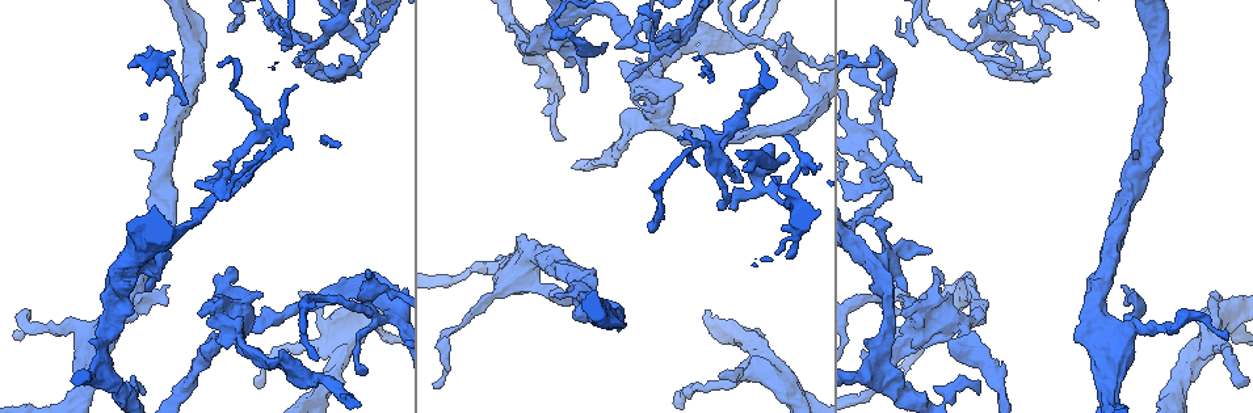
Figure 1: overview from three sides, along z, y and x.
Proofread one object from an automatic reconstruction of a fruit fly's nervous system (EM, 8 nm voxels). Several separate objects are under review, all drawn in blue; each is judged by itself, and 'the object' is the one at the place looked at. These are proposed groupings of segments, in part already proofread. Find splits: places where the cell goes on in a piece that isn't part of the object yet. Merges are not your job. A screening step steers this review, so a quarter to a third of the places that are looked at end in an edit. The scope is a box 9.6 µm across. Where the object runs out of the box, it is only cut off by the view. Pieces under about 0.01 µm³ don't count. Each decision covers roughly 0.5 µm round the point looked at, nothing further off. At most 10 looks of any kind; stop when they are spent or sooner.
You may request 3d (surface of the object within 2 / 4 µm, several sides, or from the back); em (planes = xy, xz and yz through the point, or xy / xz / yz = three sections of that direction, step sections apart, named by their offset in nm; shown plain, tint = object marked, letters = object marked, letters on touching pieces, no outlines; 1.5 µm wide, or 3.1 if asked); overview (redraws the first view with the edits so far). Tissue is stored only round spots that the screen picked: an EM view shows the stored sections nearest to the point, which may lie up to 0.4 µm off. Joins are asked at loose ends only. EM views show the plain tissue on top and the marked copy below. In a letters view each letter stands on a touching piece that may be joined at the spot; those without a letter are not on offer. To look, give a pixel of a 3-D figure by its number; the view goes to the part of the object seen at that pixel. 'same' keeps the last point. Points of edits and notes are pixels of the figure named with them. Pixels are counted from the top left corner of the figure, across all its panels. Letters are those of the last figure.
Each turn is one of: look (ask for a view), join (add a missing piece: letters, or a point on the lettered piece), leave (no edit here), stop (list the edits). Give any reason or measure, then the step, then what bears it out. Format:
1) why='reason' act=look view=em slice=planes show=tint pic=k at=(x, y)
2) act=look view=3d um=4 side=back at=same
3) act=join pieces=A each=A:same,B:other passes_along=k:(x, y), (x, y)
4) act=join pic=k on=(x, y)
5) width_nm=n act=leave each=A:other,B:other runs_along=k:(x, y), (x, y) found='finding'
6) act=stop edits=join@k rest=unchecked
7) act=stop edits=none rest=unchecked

why='end of a long branch' act=look view=3d um=2 pic=1 at=(434, 386)

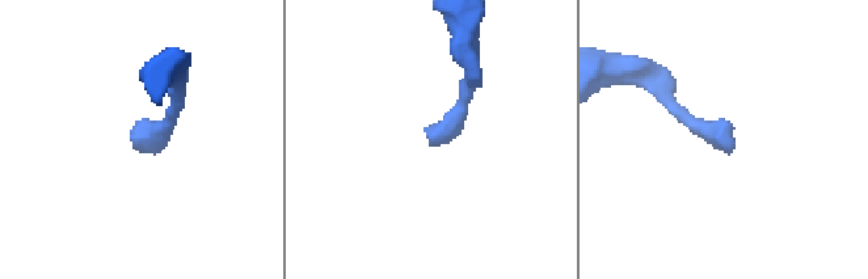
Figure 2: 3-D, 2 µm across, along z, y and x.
why='now the EM' act=look view=em slice=planes show=letters pic=2 at=(147, 151)

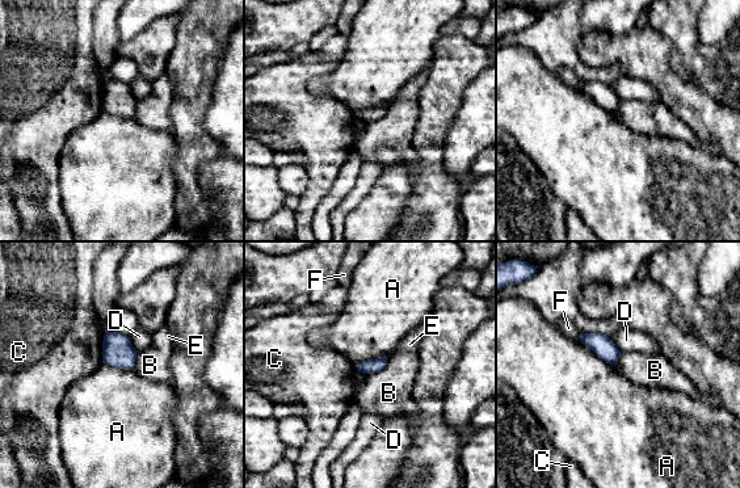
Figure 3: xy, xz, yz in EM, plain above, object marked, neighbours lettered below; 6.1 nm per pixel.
longest_contact=A:260nm act=leave each=A:other,B:other,C:other,D:other,E:other,F:other border=3:(580, 341), (613, 366) found='no lettered piece goes on from it'

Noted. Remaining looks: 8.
why='long arm stops here' act=look view=3d um=2 pic=1 at=(141, 391)

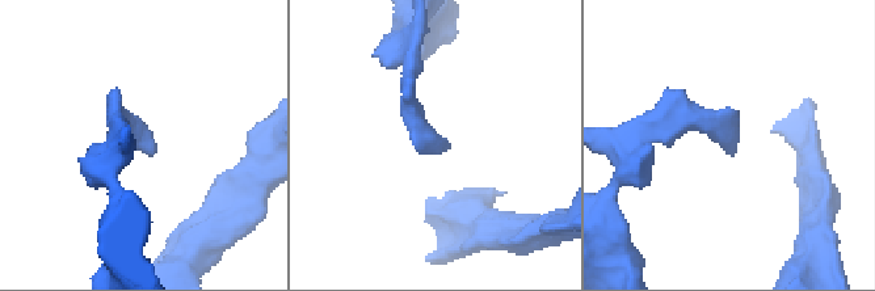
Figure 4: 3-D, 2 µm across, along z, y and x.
why='now the EM' act=look view=em slice=yz step=4 show=letters pic=4 at=(731, 148)

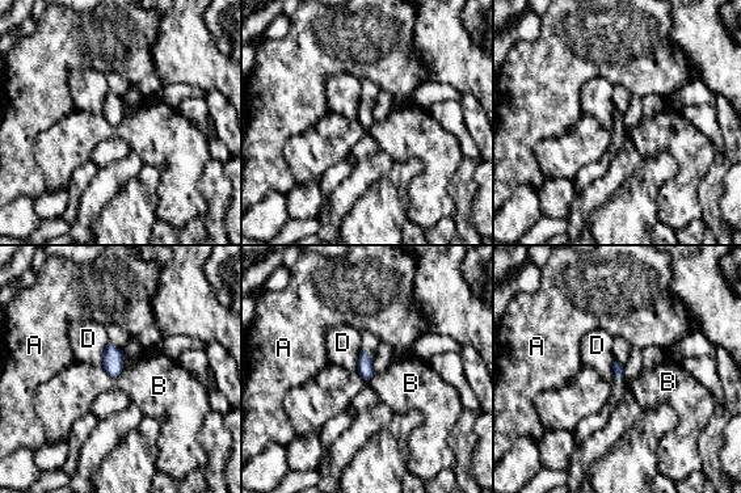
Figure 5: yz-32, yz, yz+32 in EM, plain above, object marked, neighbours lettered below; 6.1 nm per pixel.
why='cut it another way' act=look view=em slice=xz step=8 show=letters at=same

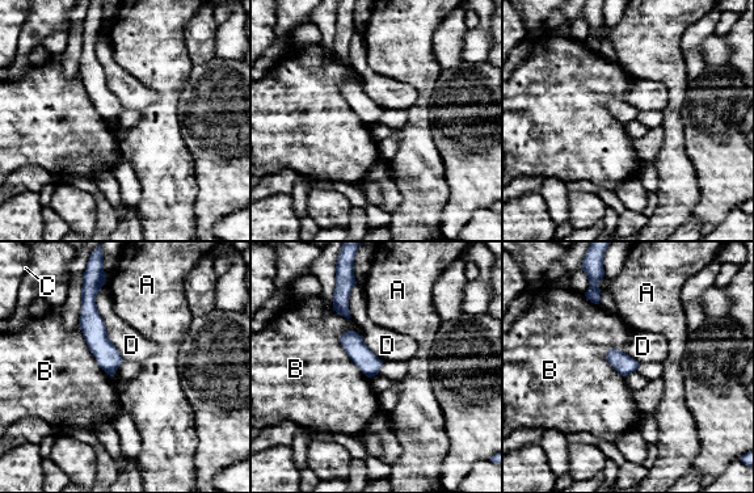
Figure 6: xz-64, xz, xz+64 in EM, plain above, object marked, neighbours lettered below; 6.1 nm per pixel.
width_nm=120 act=leave each=A:other,B:other,C:other,D:other found='no lettered piece goes on from it'

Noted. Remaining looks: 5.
why='branch stops here' act=look view=em slice=planes show=letters pic=1 at=(655, 97)

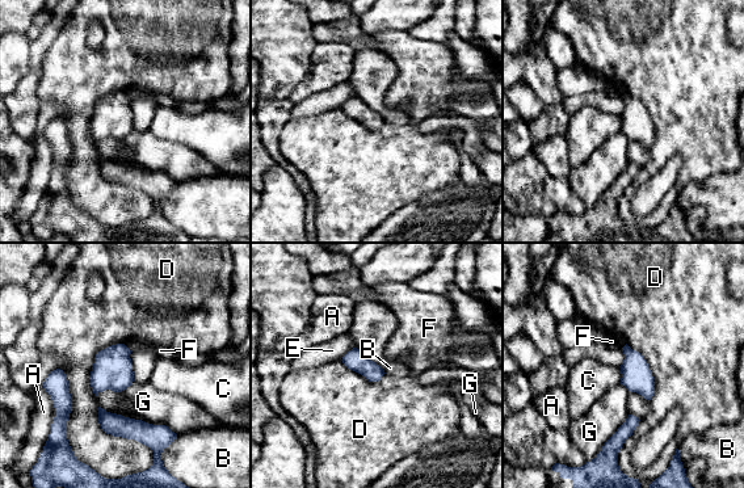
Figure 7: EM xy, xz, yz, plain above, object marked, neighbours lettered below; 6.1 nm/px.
act=leave each=A:other,B:other,C:other,D:other,E:other,F:other,G:other border=7:(130, 352), (134, 379) found='none of them fits'

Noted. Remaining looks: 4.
why='branch stops here' act=look view=em slice=planes show=letters pic=1 at=(511, 26)

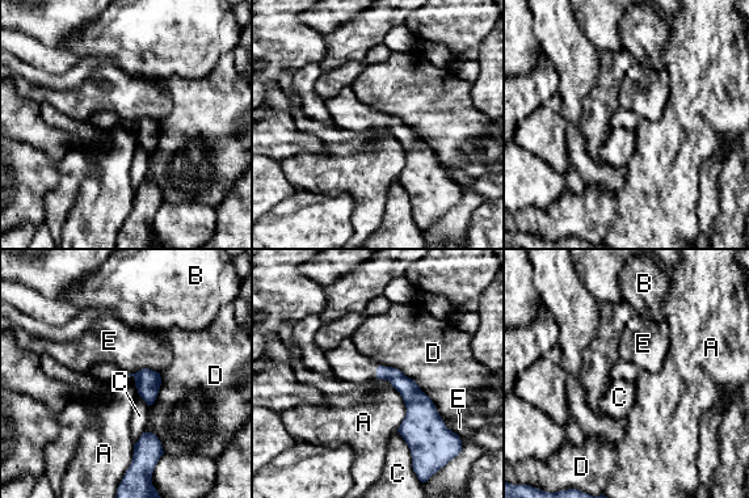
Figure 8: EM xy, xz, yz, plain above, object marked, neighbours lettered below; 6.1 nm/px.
longest_contact=D:550nm act=leave each=A:other,B:other,C:other,D:other,E:other found='no lettered piece goes on from it'

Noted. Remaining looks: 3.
act=stop edits=none rest=unchecked

